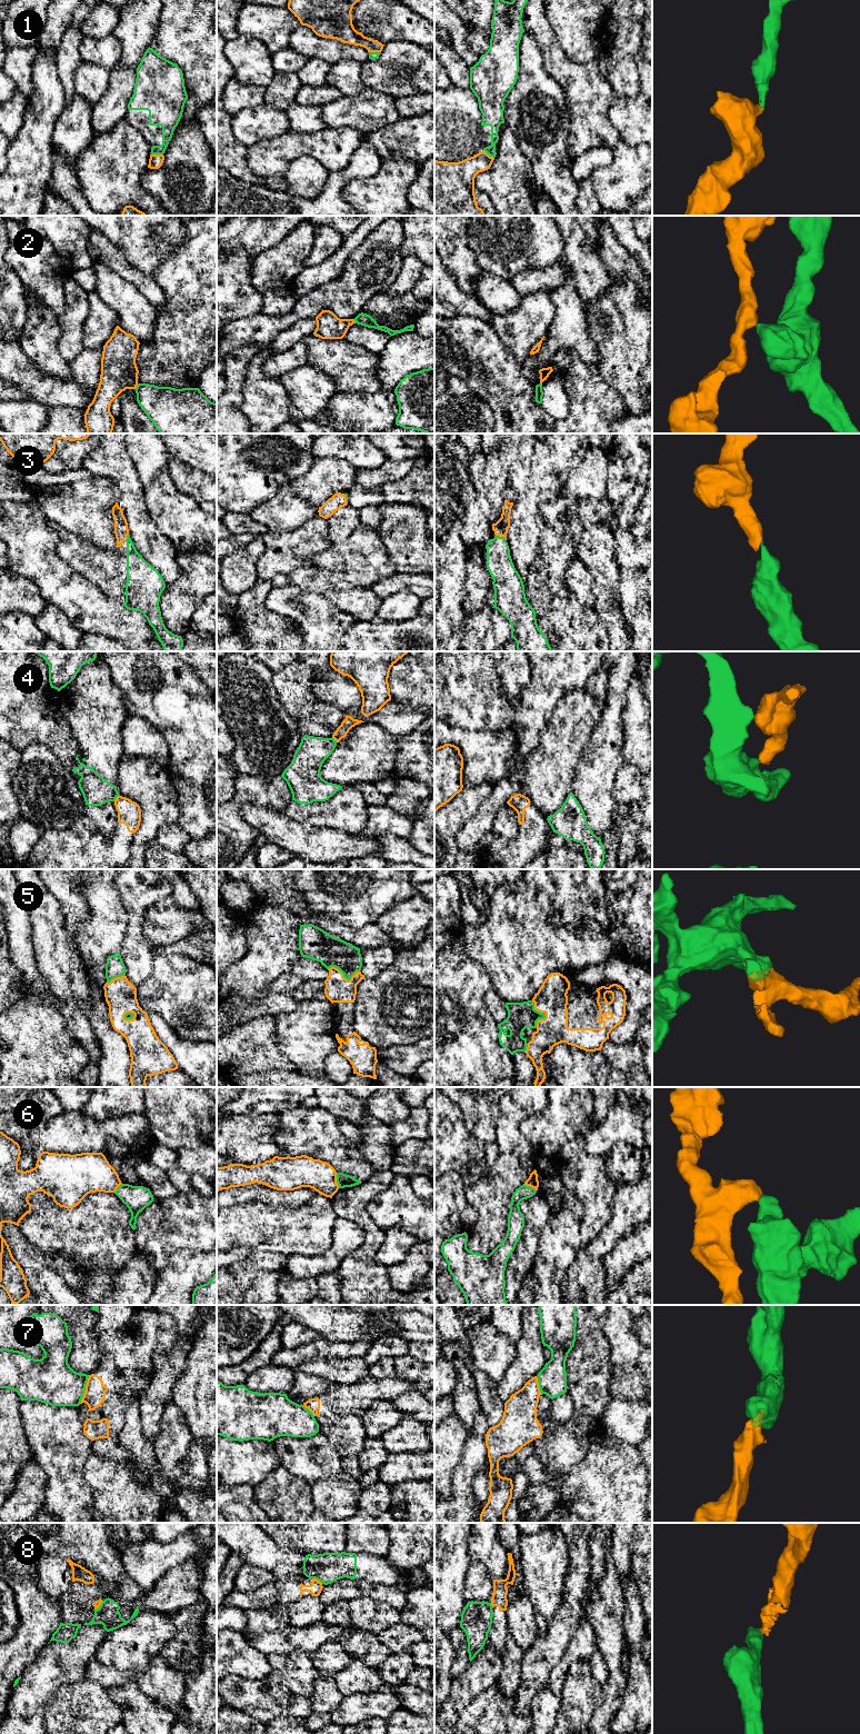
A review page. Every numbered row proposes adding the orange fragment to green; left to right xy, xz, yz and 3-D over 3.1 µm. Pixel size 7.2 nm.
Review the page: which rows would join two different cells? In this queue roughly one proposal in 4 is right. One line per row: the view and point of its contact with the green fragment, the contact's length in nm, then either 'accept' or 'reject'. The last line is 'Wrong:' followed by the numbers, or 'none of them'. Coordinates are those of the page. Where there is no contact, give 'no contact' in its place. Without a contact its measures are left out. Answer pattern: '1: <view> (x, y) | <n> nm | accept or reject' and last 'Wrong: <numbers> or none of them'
1: xy (157, 153) | 90 nm | accept
2: xy (137, 386) | 50 nm | reject
3: yz (501, 537) | 90 nm | accept
4: xy (116, 797) | 60 nm | reject
5: yz (544, 1014) | 200 nm | accept
6: xz (337, 1181) | 110 nm | reject
7: xy (84, 1389) | 220 nm | reject
8: xz (317, 1578) | 80 nm | reject
Wrong: 2, 4, 6, 7, 8

